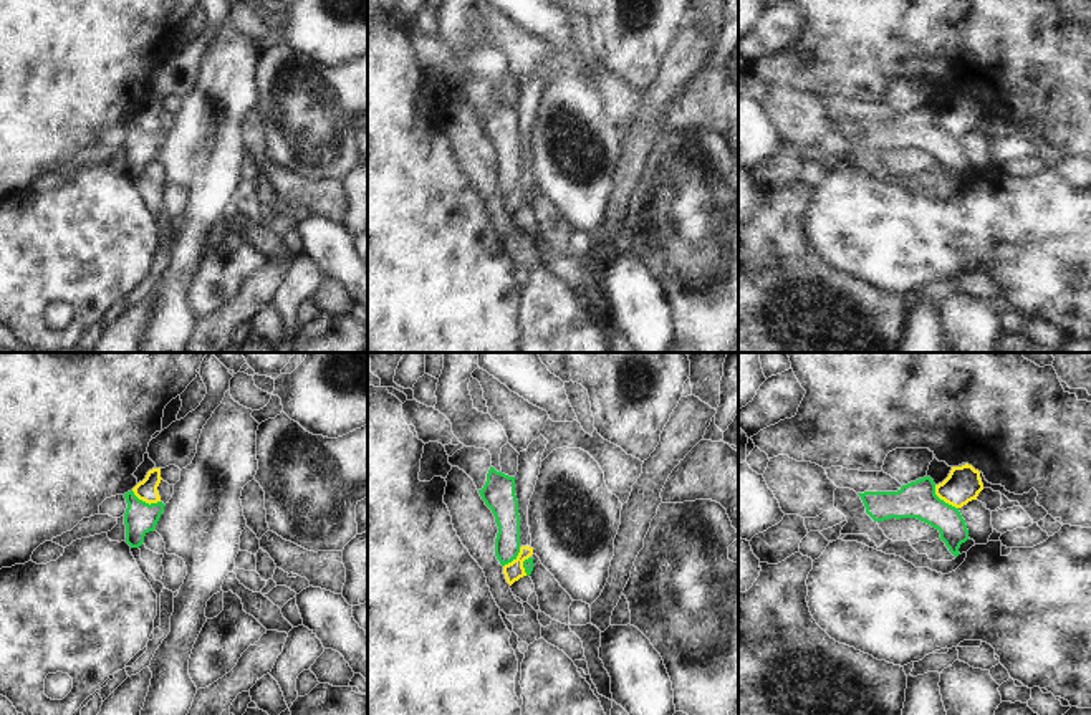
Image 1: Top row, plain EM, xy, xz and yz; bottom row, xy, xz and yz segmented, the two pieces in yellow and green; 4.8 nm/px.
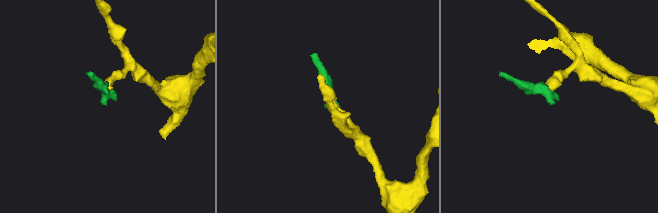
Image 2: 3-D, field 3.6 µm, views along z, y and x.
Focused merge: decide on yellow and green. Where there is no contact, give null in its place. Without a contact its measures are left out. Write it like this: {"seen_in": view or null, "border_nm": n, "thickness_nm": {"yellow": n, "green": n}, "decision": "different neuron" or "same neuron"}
{"seen_in": "yz", "border_nm": 170, "thickness_nm": {"yellow": 170, "green": 180}, "decision": "different neuron"}

